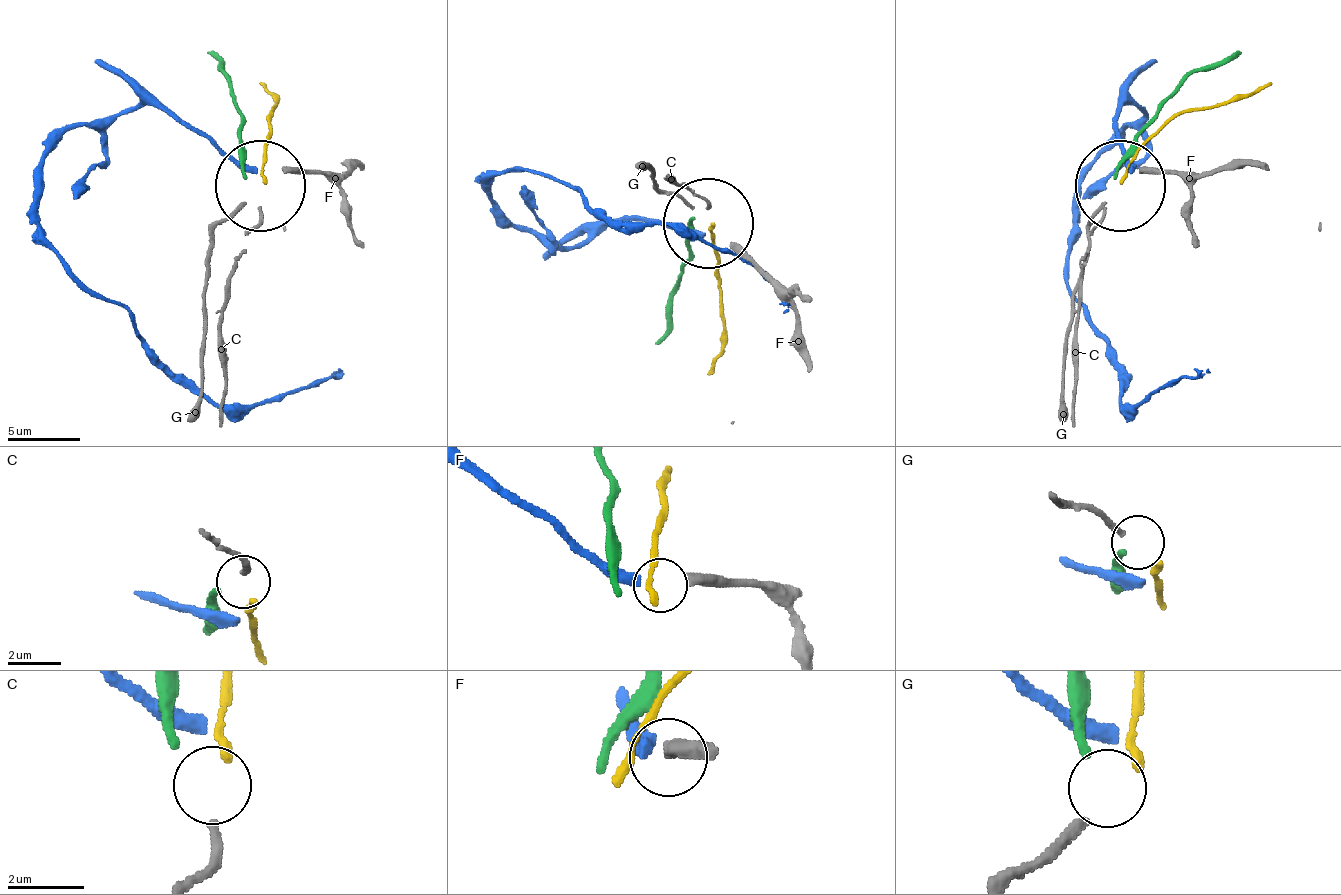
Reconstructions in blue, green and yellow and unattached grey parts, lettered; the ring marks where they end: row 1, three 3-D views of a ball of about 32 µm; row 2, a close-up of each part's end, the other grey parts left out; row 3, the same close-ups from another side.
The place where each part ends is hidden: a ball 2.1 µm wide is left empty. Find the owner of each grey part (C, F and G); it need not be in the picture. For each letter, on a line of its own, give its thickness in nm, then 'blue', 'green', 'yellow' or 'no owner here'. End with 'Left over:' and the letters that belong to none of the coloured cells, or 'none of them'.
C: 240 nm | yellow
F: 440 nm | blue
G: 240 nm | green
Left over: none of them

